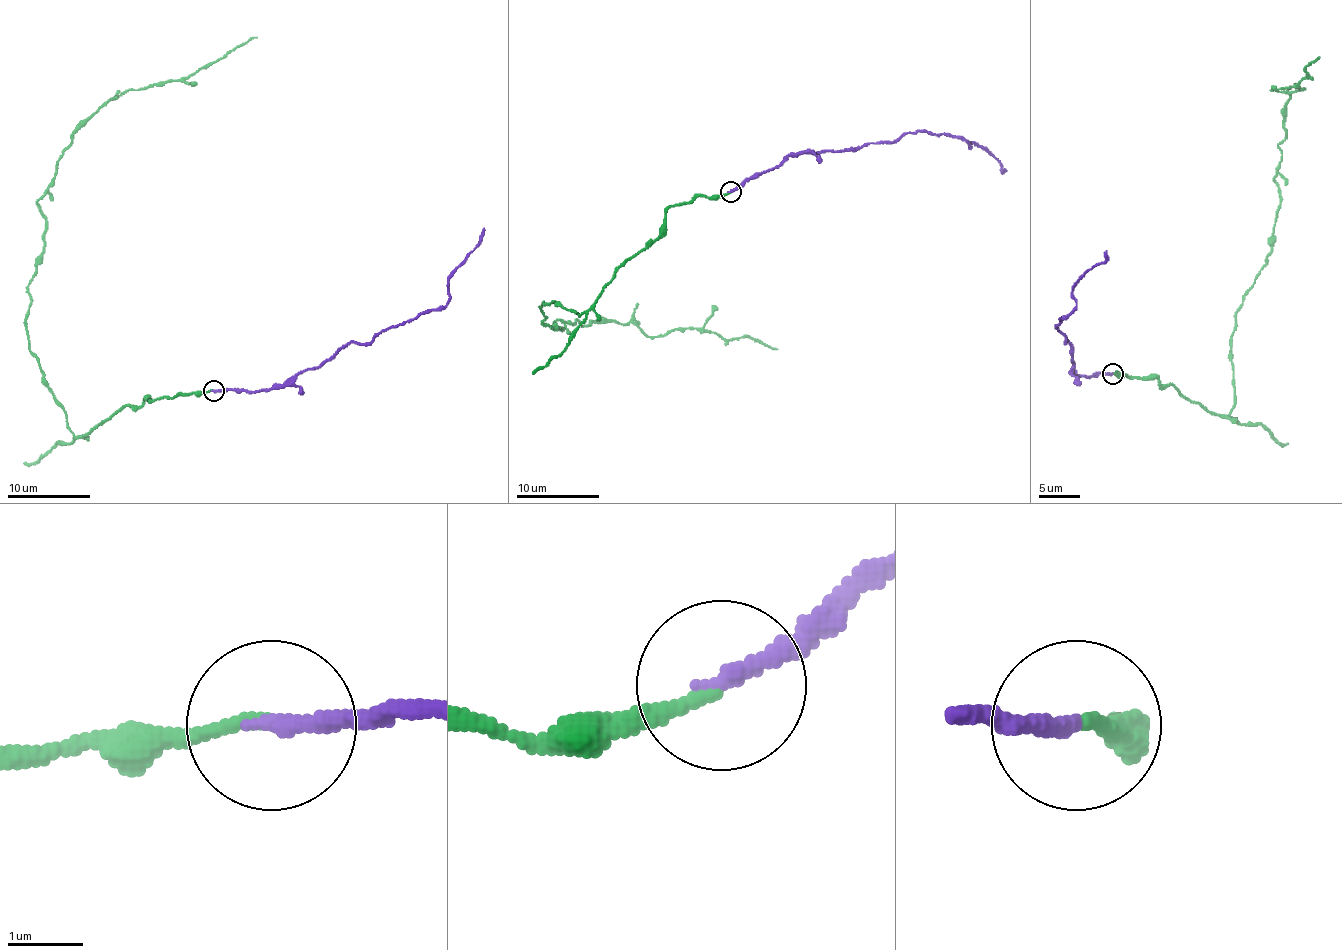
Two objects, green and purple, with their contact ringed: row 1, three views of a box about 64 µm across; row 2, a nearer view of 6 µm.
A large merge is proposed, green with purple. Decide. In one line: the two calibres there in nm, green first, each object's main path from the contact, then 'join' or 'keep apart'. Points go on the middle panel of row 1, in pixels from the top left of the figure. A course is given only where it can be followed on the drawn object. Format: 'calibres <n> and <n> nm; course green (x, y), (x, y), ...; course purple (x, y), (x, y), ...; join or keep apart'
calibres 170 and 240 nm; course green (731, 191), (672, 205), (666, 230), (588, 309), (543, 302), (543, 323), (704, 328), (778, 349); course purple (731, 191), (789, 155), (924, 132), (961, 138), (970, 147), (973, 141), (1005, 169); join

